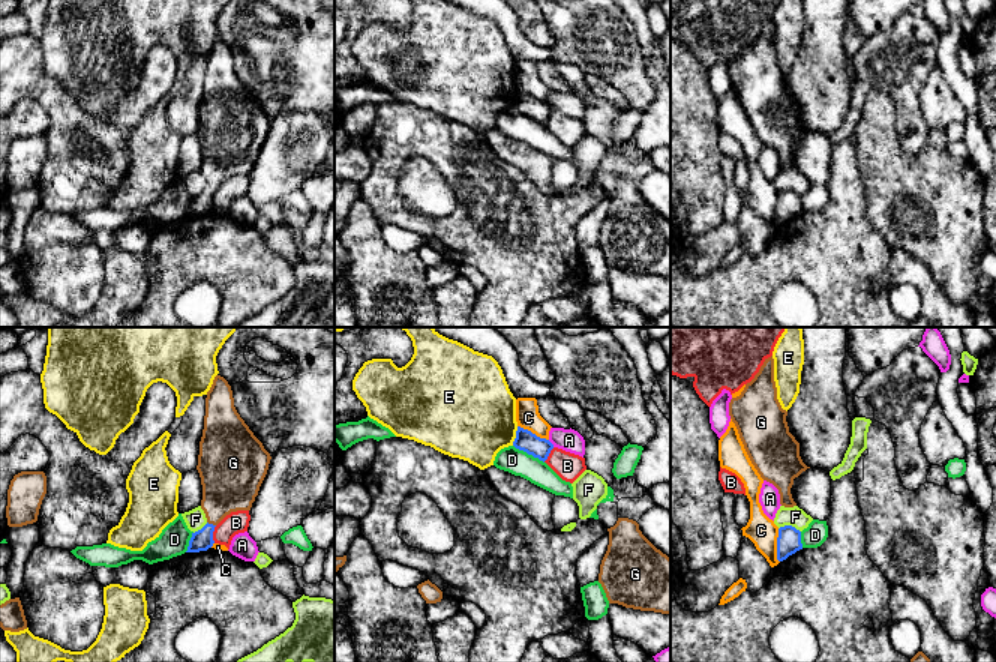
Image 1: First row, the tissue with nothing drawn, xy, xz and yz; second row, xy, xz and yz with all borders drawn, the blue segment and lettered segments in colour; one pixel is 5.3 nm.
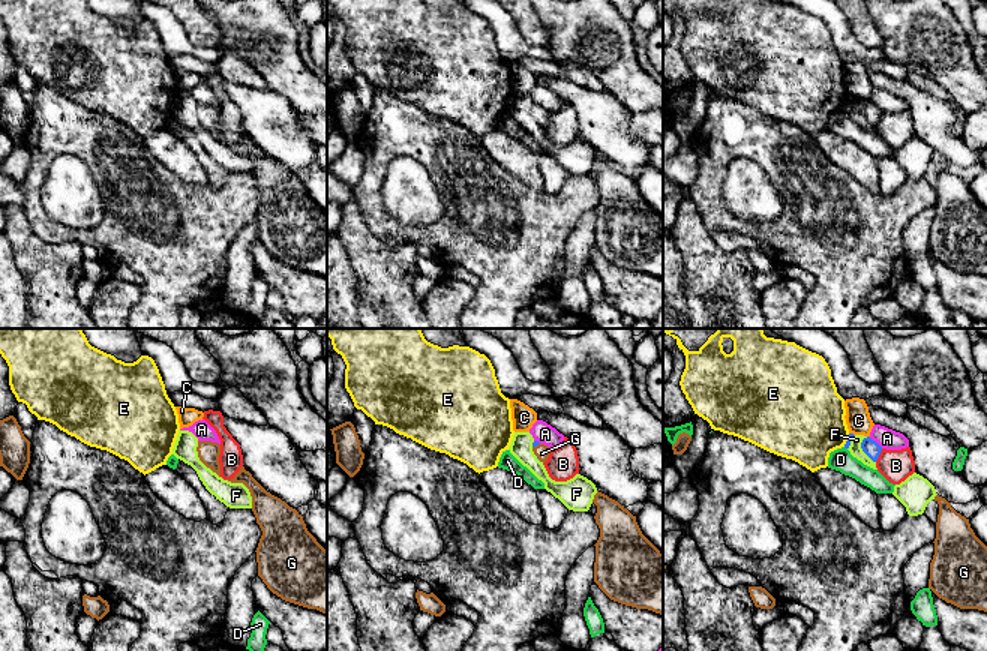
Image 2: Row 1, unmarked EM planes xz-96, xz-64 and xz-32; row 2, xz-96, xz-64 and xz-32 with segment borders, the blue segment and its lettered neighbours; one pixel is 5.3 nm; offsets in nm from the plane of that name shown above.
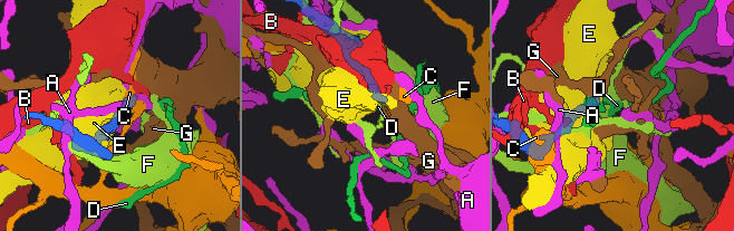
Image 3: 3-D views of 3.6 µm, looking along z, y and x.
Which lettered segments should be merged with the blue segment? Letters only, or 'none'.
G

